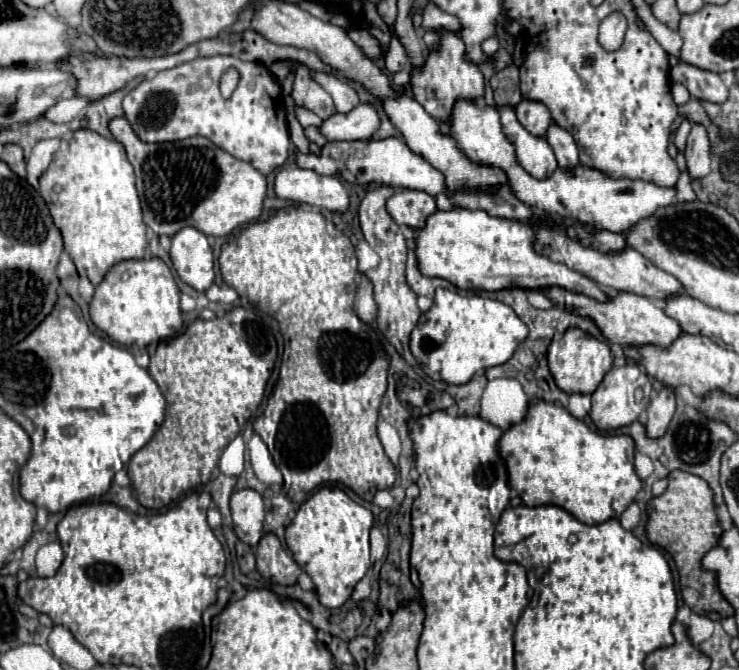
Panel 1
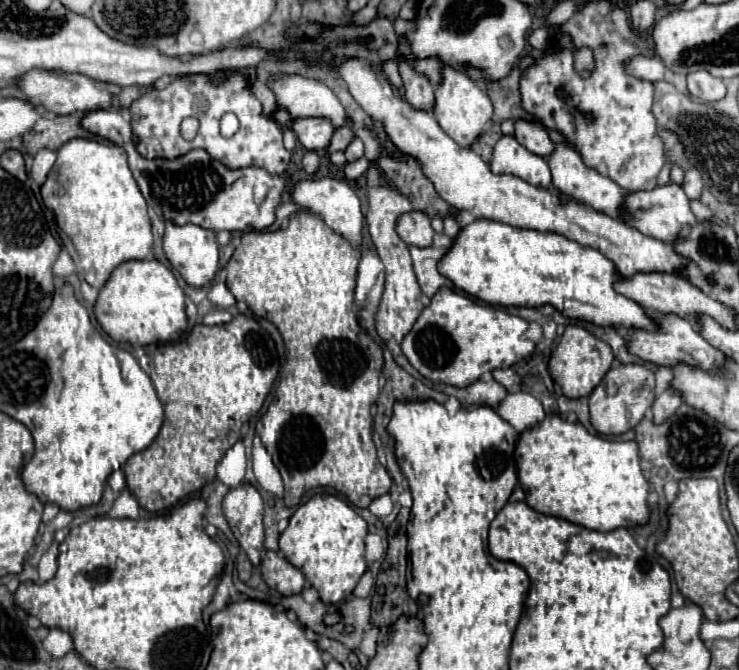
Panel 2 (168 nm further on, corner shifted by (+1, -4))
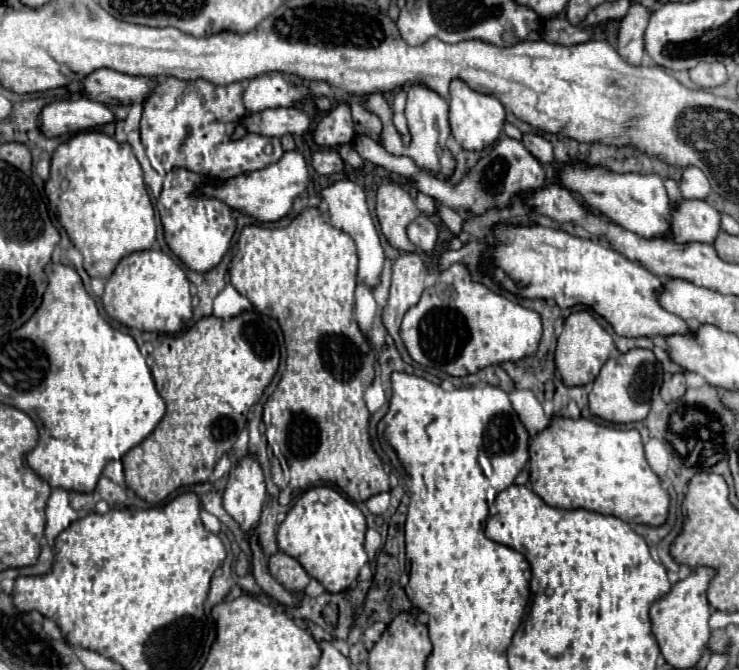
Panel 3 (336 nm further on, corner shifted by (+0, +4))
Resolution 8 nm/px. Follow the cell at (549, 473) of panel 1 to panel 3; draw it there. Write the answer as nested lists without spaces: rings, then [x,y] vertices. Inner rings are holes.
[[[554,416],[552,424],[542,430],[536,438],[532,438],[530,442],[530,484],[532,484],[532,490],[550,506],[556,506],[556,508],[584,508],[584,510],[592,510],[592,512],[600,512],[600,514],[612,514],[616,518],[624,518],[624,522],[630,522],[634,518],[634,522],[640,522],[640,524],[646,524],[646,526],[662,526],[668,518],[668,506],[670,506],[670,496],[668,492],[662,488],[662,482],[660,478],[652,472],[652,468],[648,466],[646,458],[644,458],[644,446],[642,446],[642,440],[640,440],[640,434],[636,428],[628,428],[628,424],[625,424],[625,429],[618,428],[618,425],[608,427],[596,423],[593,420],[586,420],[586,418],[580,418],[580,420],[568,420],[568,418],[562,418],[562,416]]]

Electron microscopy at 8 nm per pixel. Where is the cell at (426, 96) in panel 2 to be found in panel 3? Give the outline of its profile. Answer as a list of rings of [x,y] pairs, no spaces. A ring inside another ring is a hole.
[[[420,84],[408,86],[406,118],[408,118],[408,128],[412,134],[412,144],[406,148],[406,156],[410,156],[420,168],[428,170],[432,176],[440,180],[448,180],[456,168],[456,158],[448,148],[448,138],[450,138],[448,102],[426,86],[420,86]]]

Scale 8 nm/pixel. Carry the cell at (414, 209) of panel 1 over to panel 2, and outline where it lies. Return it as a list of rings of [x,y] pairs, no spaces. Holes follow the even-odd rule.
[[[411,210],[411,212],[399,216],[397,234],[403,238],[403,242],[423,248],[433,242],[435,232],[431,228],[431,218],[425,212]]]

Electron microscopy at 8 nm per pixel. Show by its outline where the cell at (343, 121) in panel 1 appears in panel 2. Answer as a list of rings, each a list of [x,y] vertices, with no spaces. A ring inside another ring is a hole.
[[[297,118],[293,120],[291,130],[297,134],[299,144],[307,150],[325,150],[335,134],[335,126],[327,118]]]

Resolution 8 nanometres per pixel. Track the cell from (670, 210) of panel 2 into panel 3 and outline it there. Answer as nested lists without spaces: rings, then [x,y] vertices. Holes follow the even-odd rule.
[[[682,200],[678,210],[672,210],[672,238],[676,242],[702,242],[710,244],[720,234],[720,212],[704,200]]]

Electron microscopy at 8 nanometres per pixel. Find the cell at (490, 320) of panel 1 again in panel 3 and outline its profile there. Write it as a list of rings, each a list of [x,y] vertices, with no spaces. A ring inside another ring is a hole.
[[[452,264],[450,268],[440,272],[434,286],[426,288],[420,296],[420,302],[412,306],[412,310],[408,310],[400,326],[400,336],[406,344],[408,354],[418,364],[438,368],[442,372],[448,372],[450,376],[468,376],[492,364],[532,356],[542,336],[542,322],[538,312],[528,310],[518,302],[512,302],[506,296],[492,292],[488,286],[480,282],[474,282],[470,278],[470,270],[466,264]]]

